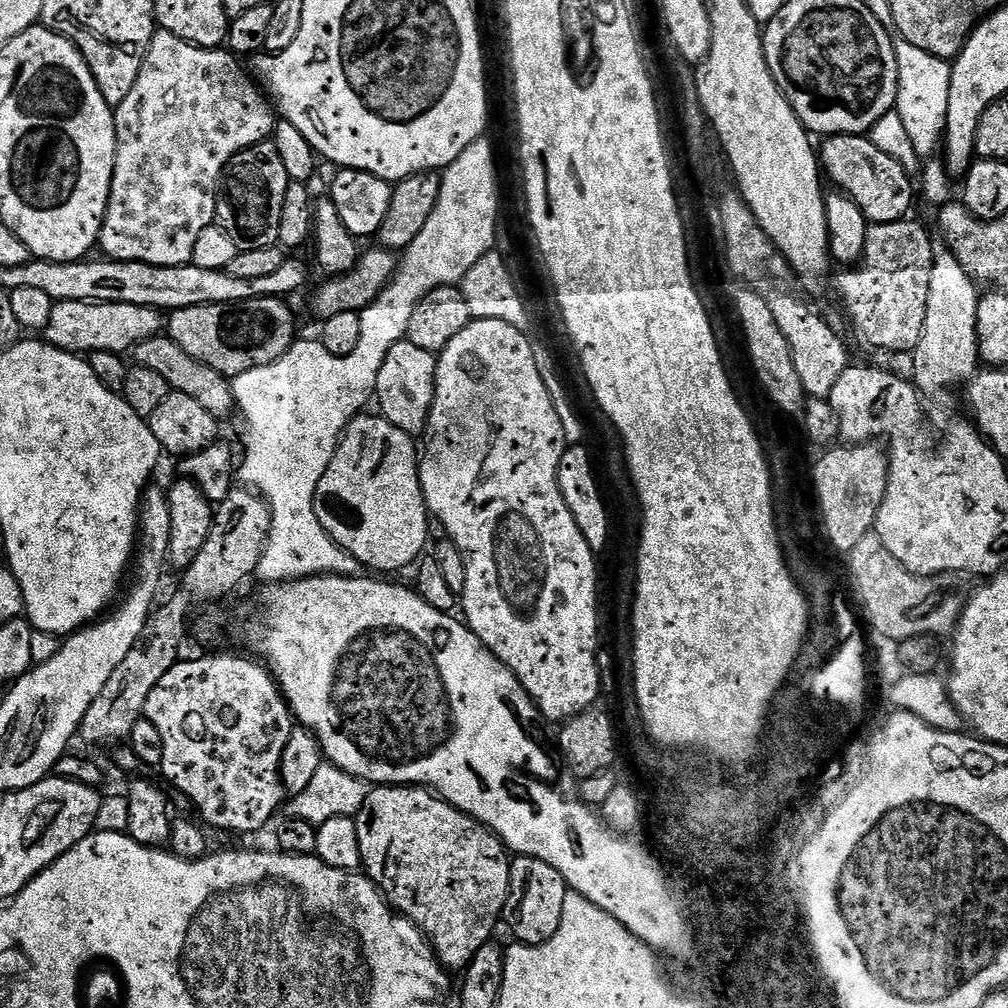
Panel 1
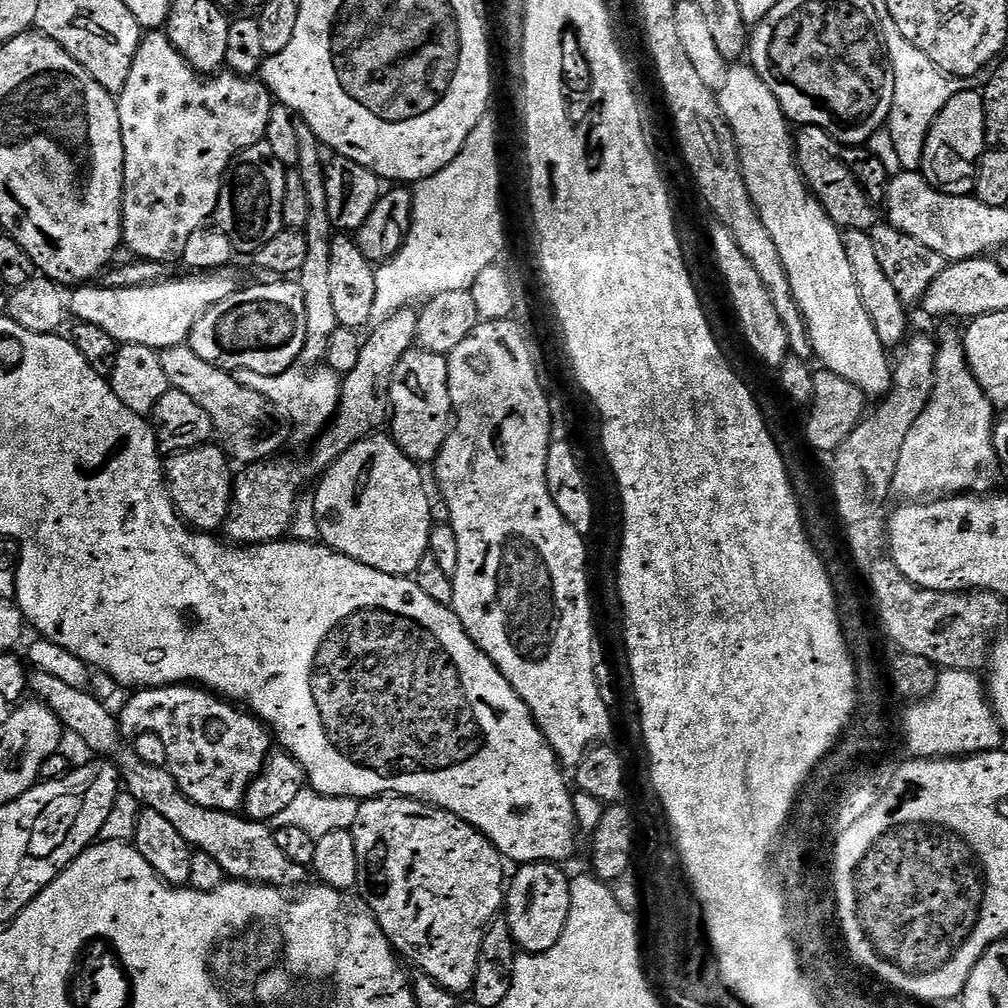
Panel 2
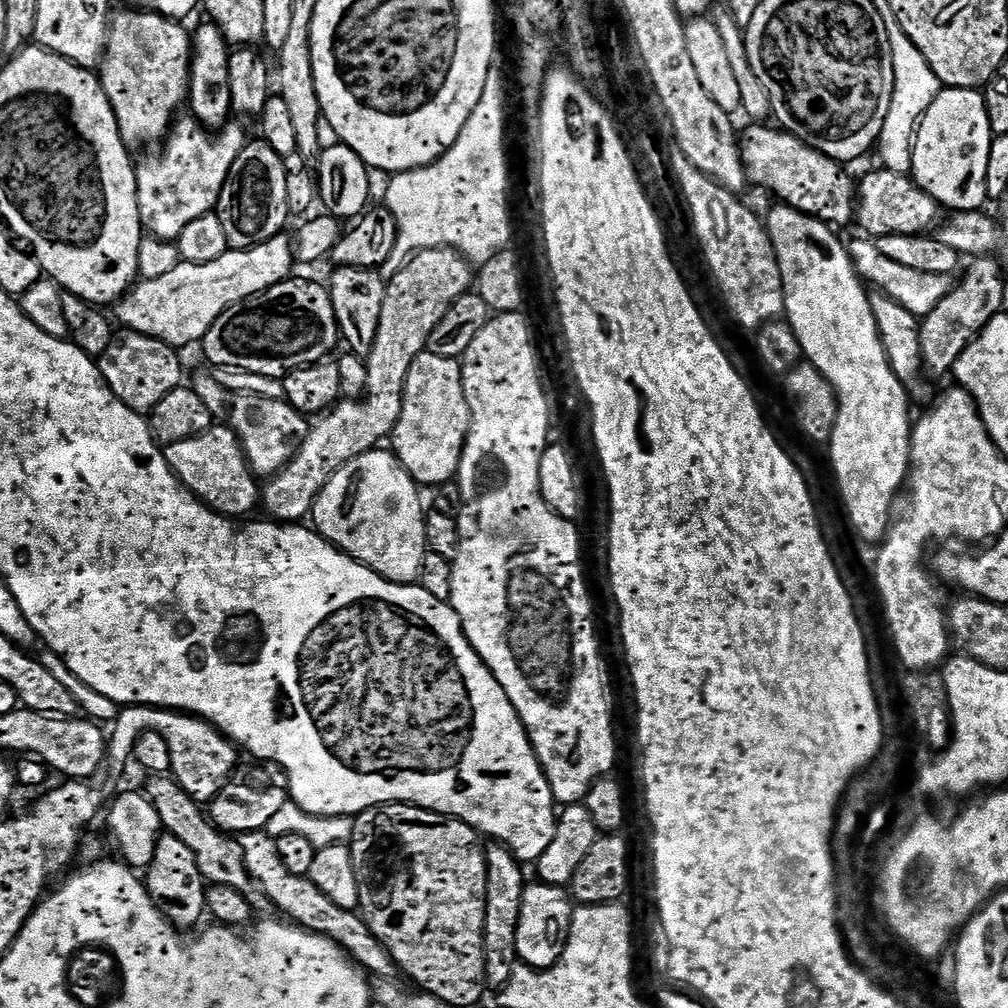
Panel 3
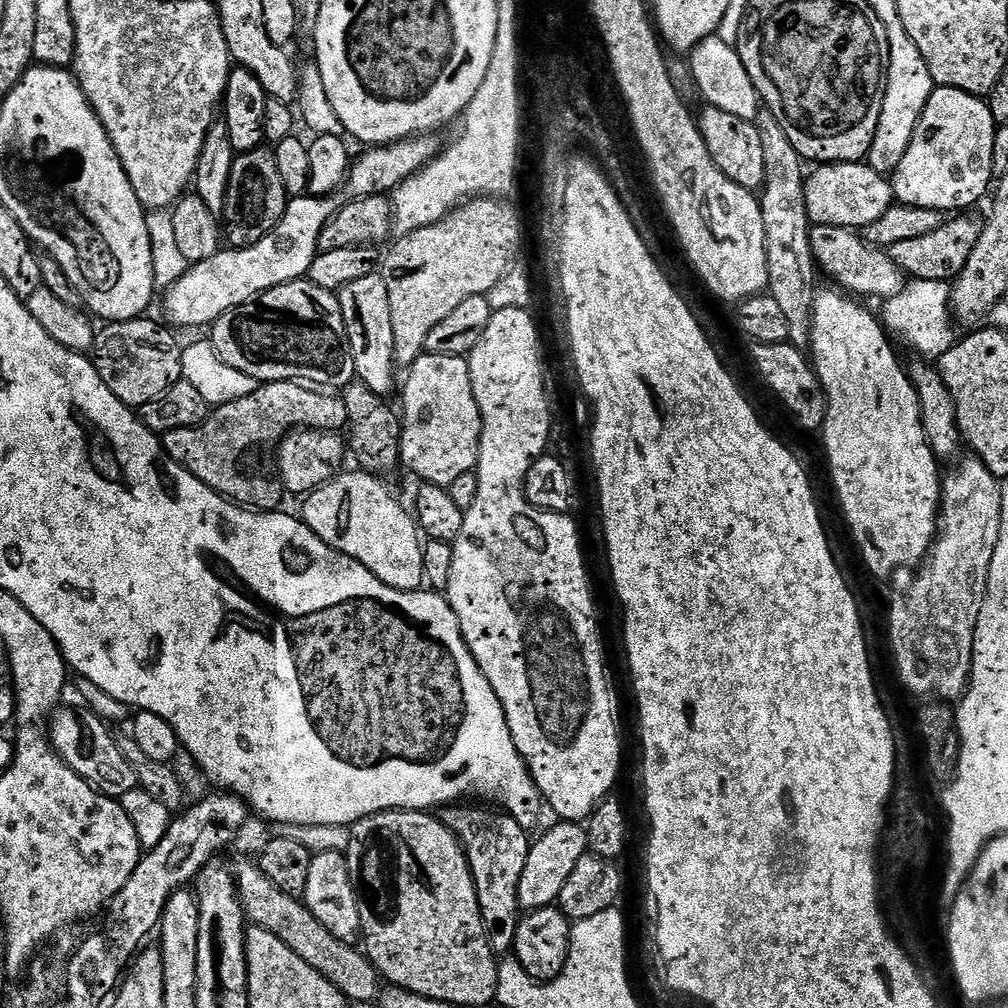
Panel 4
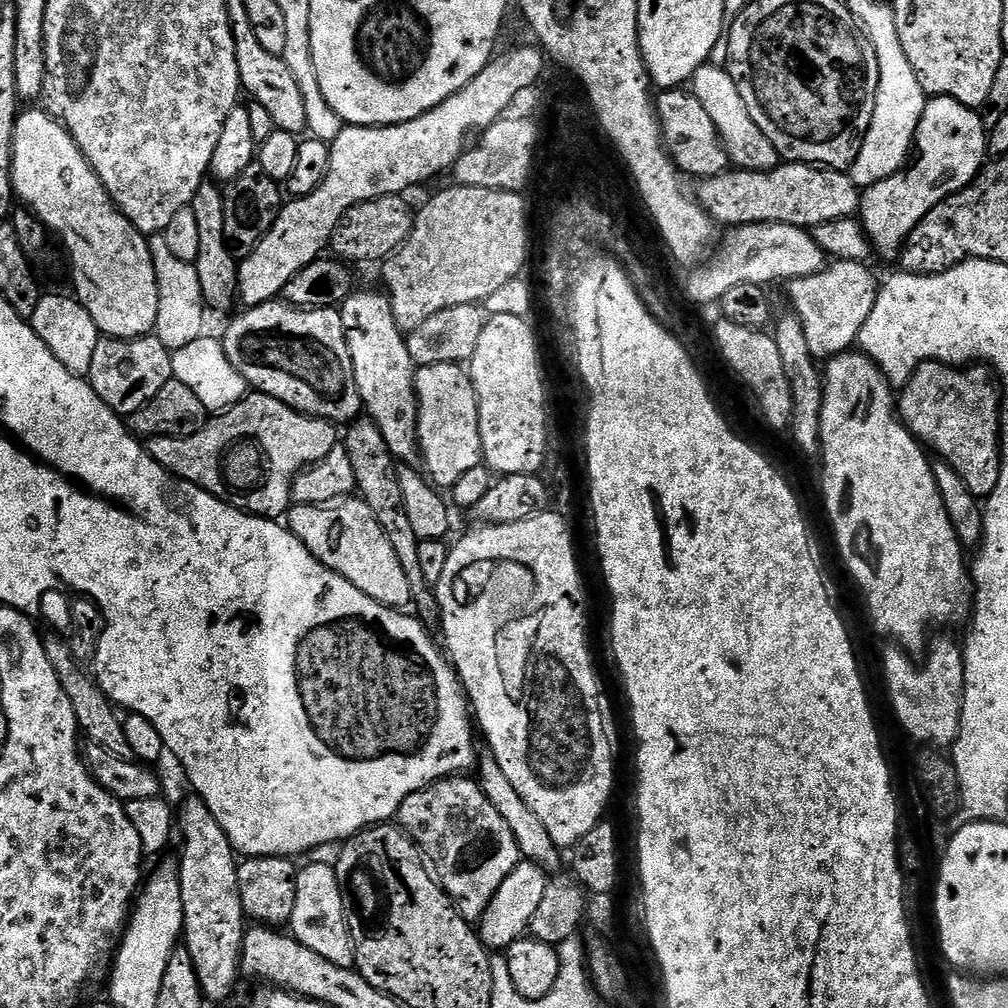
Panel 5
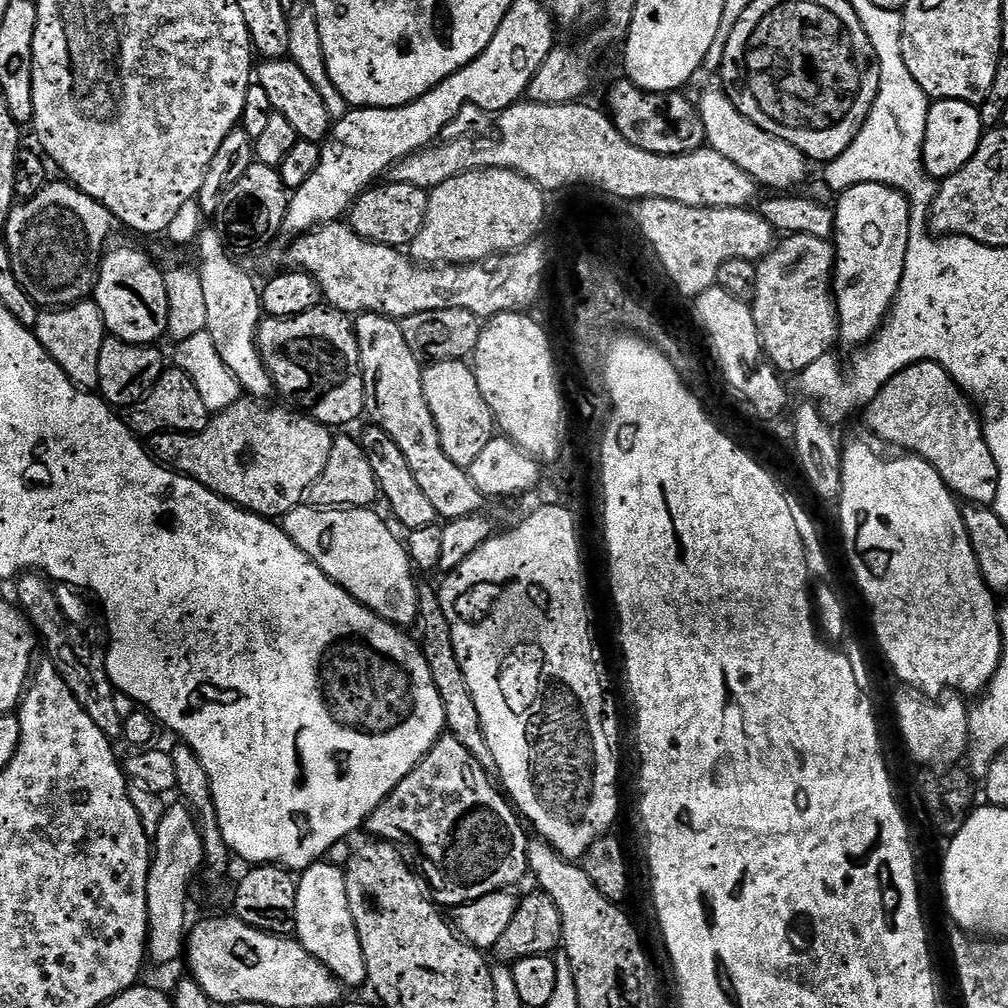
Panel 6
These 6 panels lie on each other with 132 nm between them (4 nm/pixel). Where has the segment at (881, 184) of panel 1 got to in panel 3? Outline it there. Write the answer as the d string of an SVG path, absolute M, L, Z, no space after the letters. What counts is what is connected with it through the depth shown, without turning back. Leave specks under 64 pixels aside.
M752 122L749 125L745 132L739 133L738 139L740 142L740 157L744 160L744 173L753 185L757 184L758 187L773 192L777 196L775 198L777 201L787 204L790 208L796 208L807 216L813 216L815 220L823 220L829 226L848 224L851 220L853 223L858 212L856 199L858 188L841 161L814 150L809 144L799 140L797 136L791 136L779 127L771 126L772 128L767 128L769 125L764 122Z

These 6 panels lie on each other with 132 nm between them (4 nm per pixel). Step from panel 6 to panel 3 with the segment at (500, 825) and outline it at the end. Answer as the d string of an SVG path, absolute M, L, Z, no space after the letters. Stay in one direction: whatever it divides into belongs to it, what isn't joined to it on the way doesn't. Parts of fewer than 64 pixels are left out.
M496 842L487 849L488 881L486 882L486 918L484 919L484 982L489 989L499 990L510 982L510 974L514 974L514 966L518 963L516 951L518 950L518 914L522 910L522 894L526 877L521 861L516 859L510 849Z

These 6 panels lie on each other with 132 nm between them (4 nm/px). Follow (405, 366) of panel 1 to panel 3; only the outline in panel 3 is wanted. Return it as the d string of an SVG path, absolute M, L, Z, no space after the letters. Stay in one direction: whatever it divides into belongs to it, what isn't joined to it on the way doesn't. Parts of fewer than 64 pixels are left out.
M425 350L414 358L414 366L410 366L404 387L402 414L390 437L391 451L417 485L439 486L449 483L459 473L467 437L468 407L462 386L460 360L442 358Z

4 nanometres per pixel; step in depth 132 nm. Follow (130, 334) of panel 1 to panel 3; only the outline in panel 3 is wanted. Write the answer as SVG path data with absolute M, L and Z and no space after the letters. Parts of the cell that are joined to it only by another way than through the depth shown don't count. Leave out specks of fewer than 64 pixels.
M281 234L253 248L226 251L214 262L179 262L168 274L141 279L115 301L116 316L127 331L153 336L177 350L184 350L187 344L199 345L227 308L293 275L294 244L286 237Z

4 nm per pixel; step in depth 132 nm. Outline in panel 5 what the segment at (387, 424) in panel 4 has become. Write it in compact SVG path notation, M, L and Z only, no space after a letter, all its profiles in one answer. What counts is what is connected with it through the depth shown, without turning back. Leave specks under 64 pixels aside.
M357 419L349 428L352 429L348 432L346 447L352 455L359 491L368 501L368 505L375 510L381 524L388 529L392 545L401 557L415 557L418 534L410 522L408 513L404 511L404 486L398 479L398 472L396 476L396 464L392 461L394 453L388 448L386 438L374 419Z

